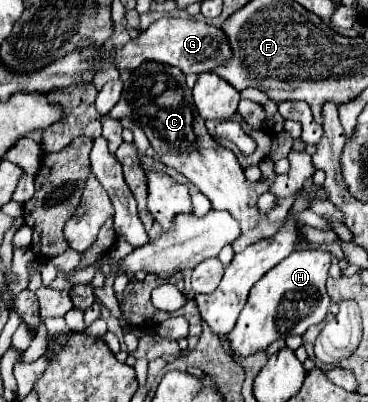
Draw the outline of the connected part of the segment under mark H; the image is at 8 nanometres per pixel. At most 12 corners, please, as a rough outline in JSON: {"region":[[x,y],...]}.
{"region":[[289,254],[227,334],[235,356],[325,320],[331,254]]}

